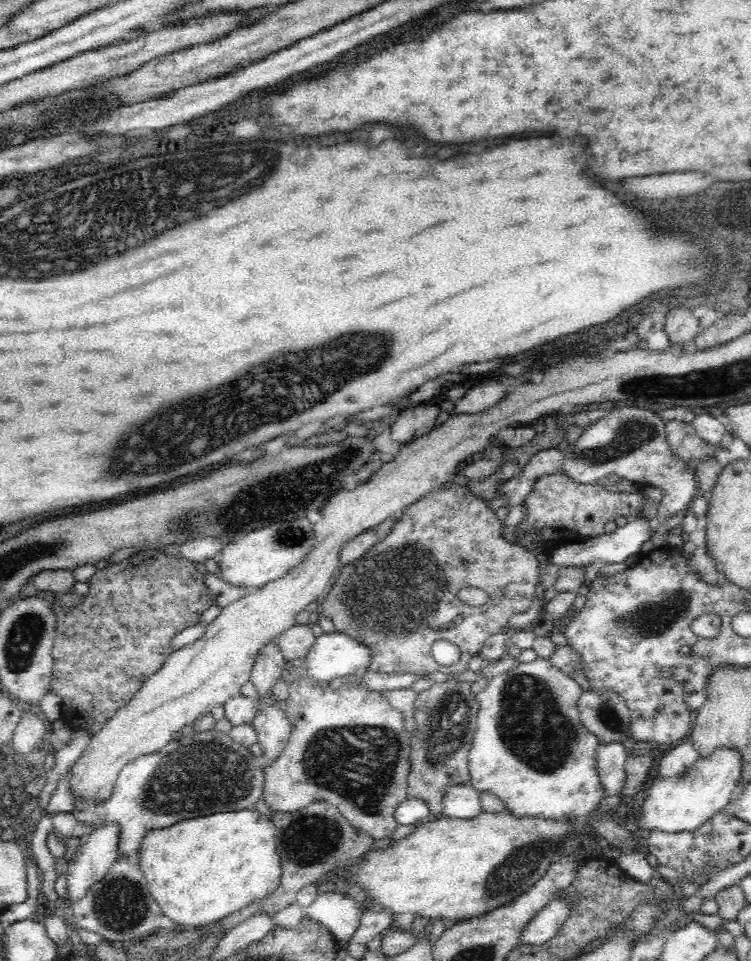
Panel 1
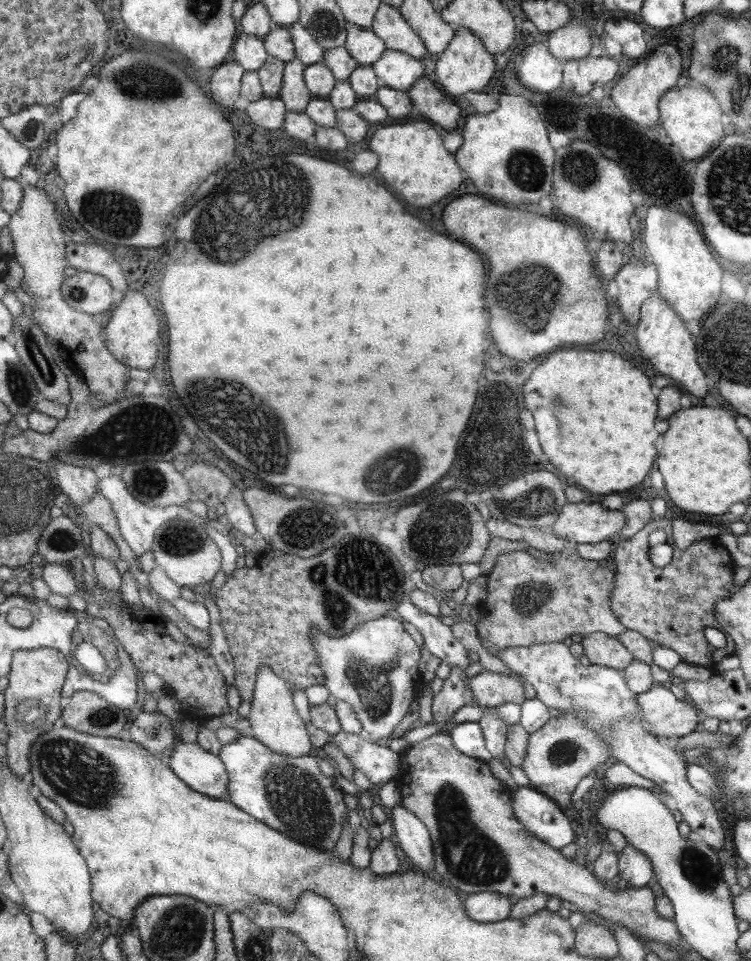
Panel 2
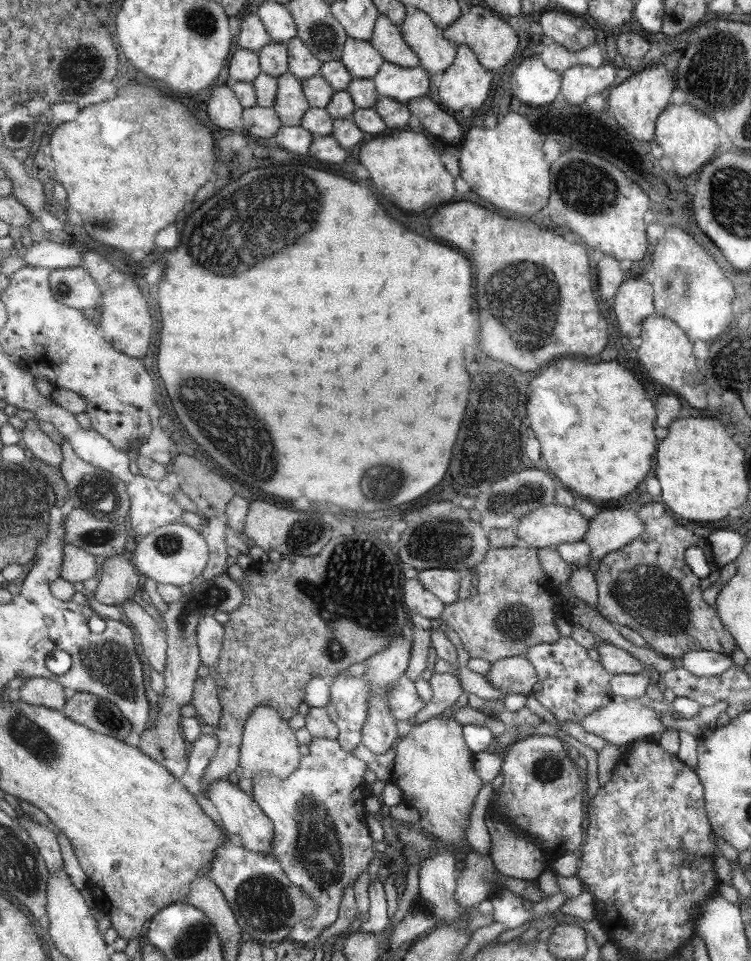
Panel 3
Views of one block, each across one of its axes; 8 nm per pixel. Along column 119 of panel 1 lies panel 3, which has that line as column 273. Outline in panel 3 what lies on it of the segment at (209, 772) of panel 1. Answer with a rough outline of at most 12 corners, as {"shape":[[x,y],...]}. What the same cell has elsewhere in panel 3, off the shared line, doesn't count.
{"shape":[[314,737],[282,780],[252,774],[272,857],[316,902],[290,929],[313,943],[382,843],[366,762]]}

